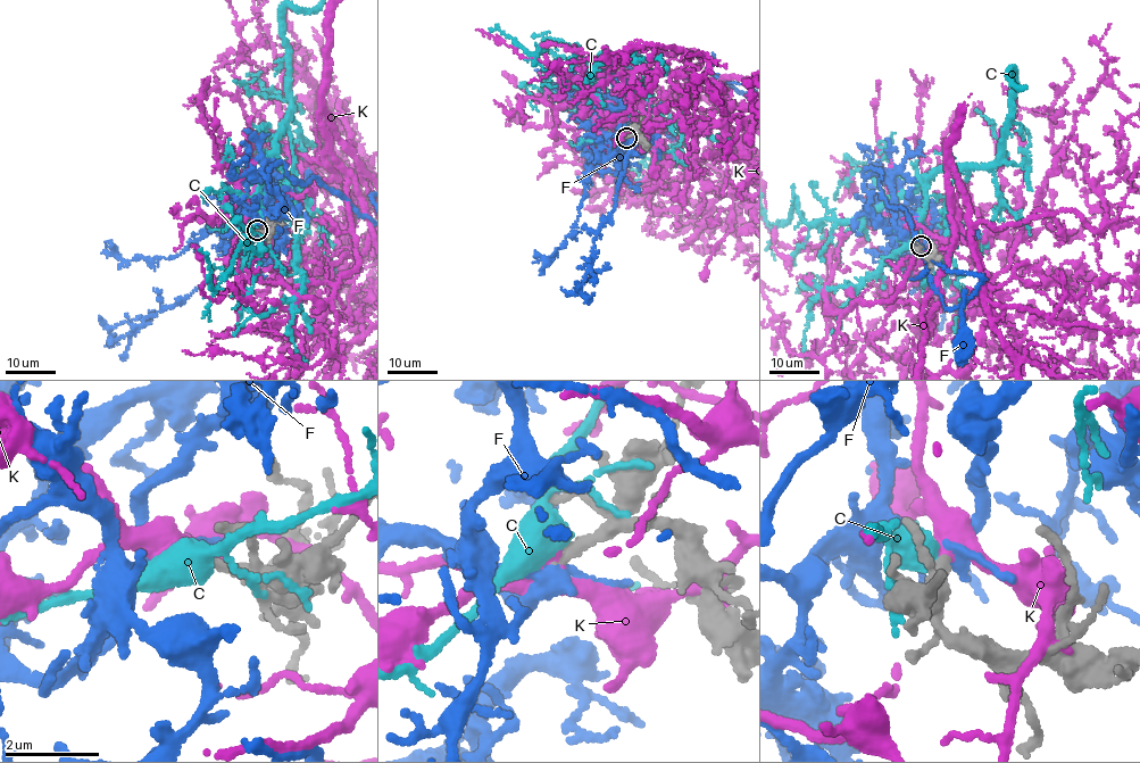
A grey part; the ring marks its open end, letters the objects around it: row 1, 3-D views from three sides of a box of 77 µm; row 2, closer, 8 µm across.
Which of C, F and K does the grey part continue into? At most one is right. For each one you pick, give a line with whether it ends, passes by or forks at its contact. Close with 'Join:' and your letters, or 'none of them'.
F: It forks there
Join: F

